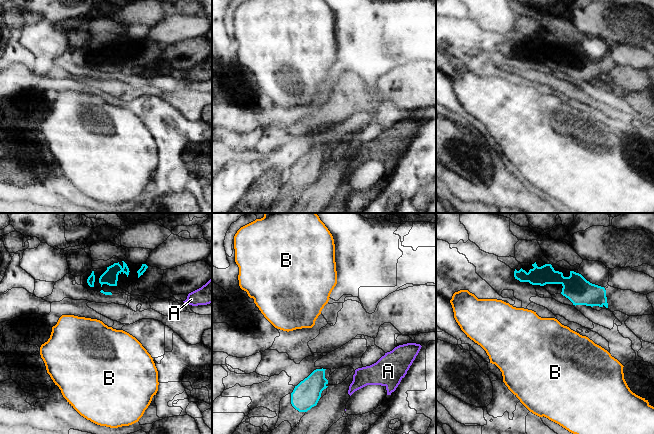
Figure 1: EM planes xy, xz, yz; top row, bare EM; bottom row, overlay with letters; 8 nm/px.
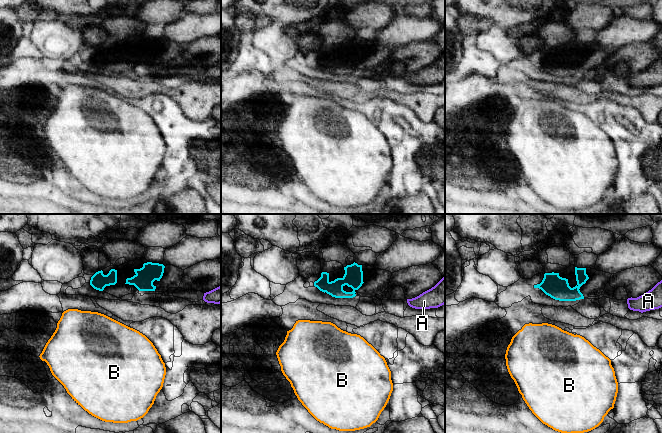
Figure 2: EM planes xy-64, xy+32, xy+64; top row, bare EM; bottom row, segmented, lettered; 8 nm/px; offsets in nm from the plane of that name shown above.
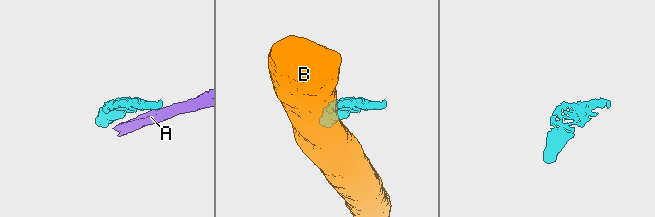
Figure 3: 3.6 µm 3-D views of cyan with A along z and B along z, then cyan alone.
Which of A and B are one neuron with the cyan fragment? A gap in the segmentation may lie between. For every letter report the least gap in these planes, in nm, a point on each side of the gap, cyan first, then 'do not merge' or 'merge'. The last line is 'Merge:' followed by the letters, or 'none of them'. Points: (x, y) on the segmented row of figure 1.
A: 170 nm | xz (327, 386), (348, 390) | do not merge
B: 180 nm | yz (573, 304), (557, 320) | do not merge
Merge: none of them

